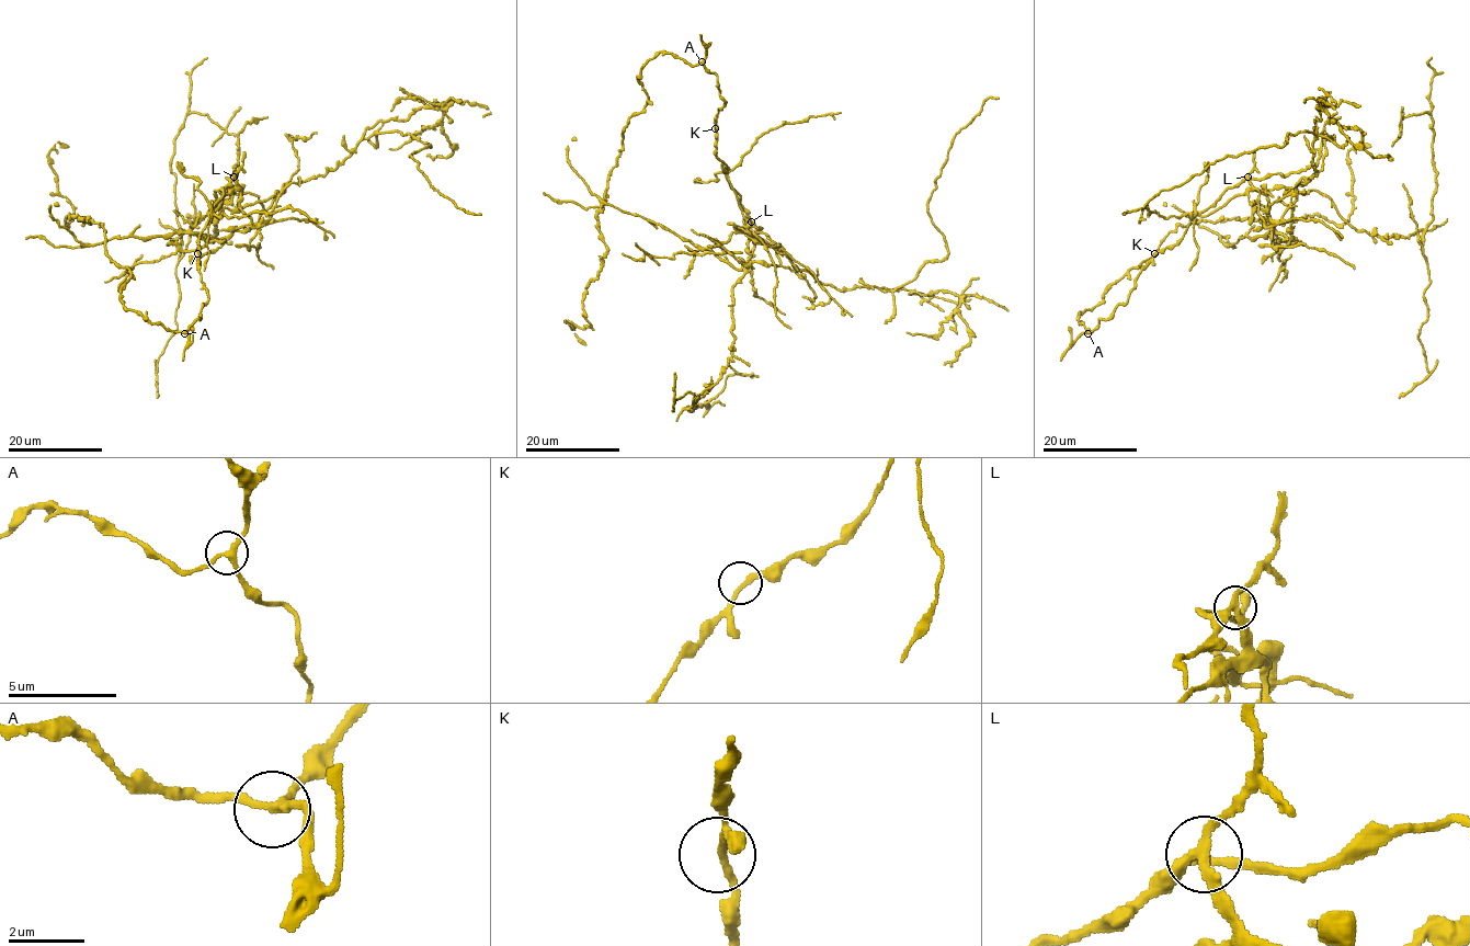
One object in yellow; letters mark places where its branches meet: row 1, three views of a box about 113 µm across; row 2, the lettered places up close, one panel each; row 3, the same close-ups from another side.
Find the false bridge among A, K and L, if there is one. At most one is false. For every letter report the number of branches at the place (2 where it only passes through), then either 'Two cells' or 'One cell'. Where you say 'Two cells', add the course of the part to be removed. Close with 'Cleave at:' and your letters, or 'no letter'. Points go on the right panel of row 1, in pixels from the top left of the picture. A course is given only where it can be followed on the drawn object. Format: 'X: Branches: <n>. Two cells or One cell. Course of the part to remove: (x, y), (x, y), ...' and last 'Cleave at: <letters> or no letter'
A: Branches: 3. One cell
K: Branches: 2. One cell
L: Branches: 3. Two cells. Course of the part to remove: (1248, 177), (1267, 208), (1294, 194), (1317, 174), (1317, 135), (1302, 130), (1280, 147), (1227, 156), (1124, 214)
Cleave at: L

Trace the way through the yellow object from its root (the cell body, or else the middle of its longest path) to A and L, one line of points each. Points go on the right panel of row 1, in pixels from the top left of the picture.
A: (1155, 254), (1139, 273), (1128, 300), (1087, 333)
L: (1155, 254), (1177, 242), (1194, 214), (1207, 209), (1228, 187), (1248, 177)

